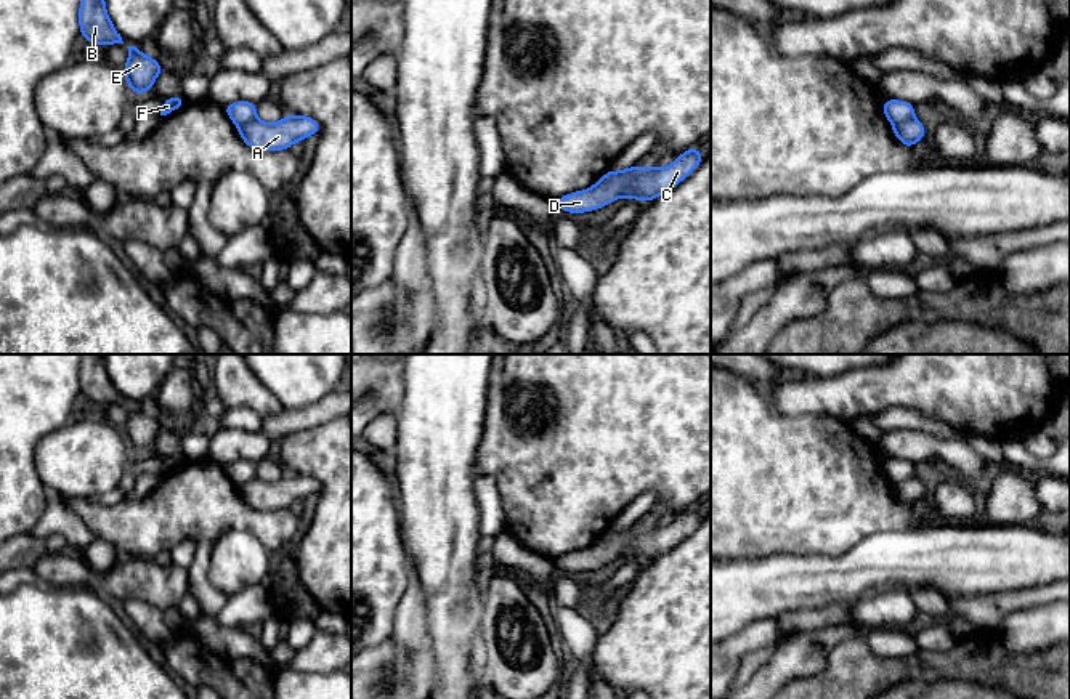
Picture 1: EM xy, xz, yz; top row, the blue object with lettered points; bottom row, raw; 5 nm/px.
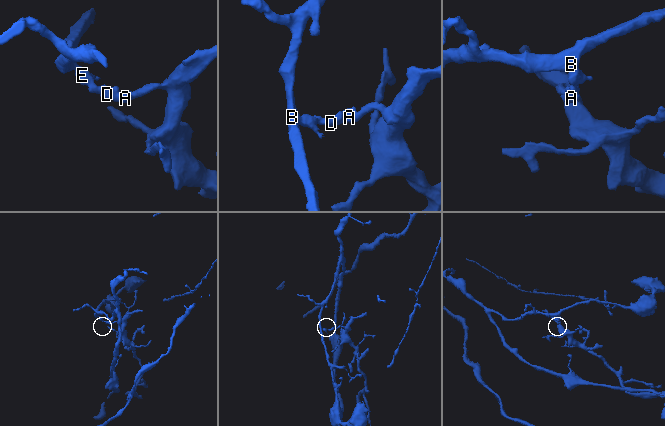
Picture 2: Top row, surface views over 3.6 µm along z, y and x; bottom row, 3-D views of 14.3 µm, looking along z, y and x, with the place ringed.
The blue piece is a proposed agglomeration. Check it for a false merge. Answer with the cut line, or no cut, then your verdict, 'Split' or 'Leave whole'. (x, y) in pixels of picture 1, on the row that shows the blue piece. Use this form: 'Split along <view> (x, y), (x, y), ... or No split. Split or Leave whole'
Split along yz (913, 116), (892, 125). Split

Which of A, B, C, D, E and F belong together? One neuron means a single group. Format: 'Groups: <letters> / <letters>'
Groups: A C D / B E F

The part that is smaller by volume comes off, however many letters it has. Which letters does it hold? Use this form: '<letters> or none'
A, C, D

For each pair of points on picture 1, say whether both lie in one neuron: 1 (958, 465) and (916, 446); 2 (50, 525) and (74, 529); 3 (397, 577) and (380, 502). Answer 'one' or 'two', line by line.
1: one
2: one
3: one

